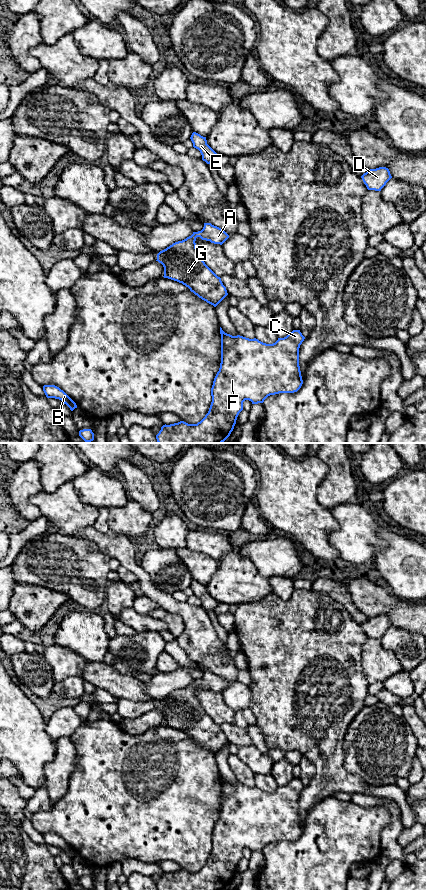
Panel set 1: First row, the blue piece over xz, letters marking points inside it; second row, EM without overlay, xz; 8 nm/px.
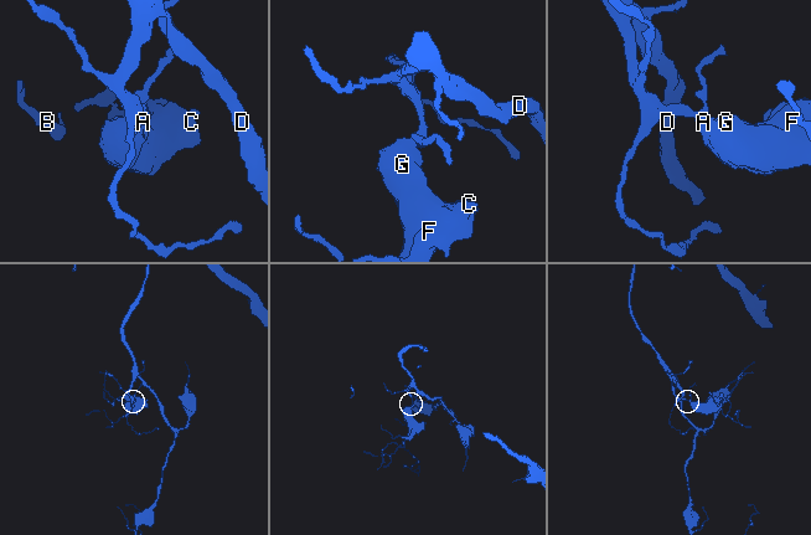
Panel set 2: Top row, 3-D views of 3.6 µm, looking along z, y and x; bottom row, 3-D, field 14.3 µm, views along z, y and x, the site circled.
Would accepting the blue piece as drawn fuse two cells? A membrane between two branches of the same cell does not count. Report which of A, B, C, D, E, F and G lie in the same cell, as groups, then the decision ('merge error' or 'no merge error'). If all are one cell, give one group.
A B C D E F G | no merge error

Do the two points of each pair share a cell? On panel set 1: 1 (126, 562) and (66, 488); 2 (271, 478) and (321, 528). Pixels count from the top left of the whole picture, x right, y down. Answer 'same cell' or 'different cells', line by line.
1: different cells
2: same cell

